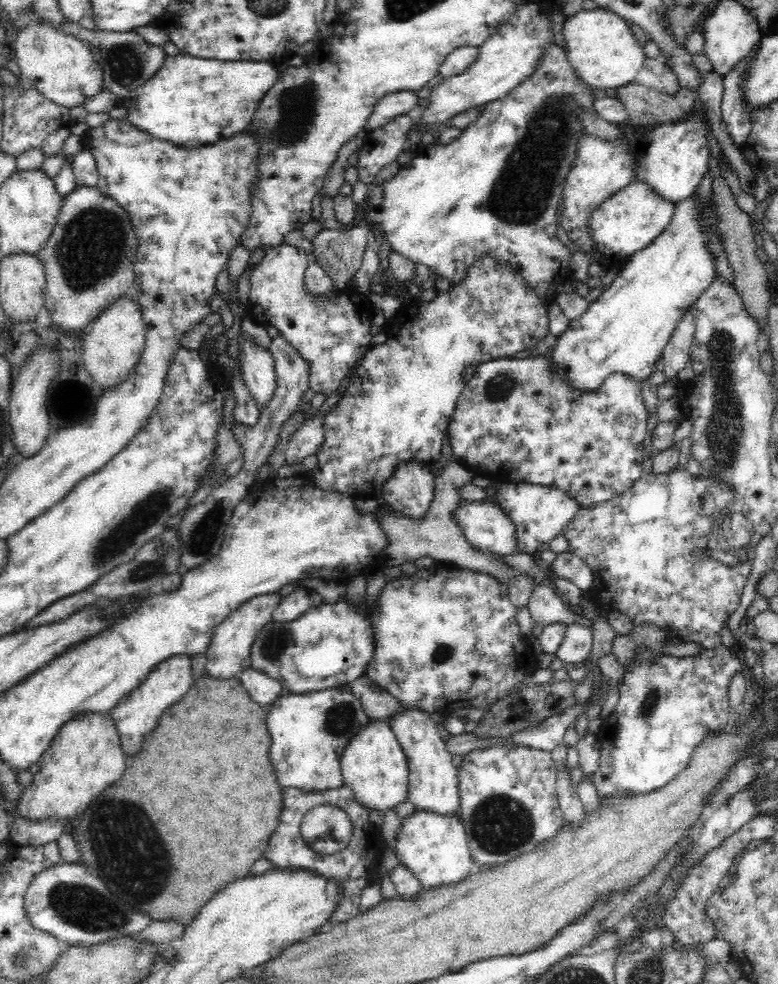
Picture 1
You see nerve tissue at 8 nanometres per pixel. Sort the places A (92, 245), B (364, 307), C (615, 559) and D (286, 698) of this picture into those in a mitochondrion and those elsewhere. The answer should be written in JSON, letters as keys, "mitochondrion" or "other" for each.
{"A":"mitochondrion","B":"other","C":"other","D":"other"}

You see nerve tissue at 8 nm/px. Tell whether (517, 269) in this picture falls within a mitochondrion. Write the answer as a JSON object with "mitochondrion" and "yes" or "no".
{"mitochondrion":"no"}

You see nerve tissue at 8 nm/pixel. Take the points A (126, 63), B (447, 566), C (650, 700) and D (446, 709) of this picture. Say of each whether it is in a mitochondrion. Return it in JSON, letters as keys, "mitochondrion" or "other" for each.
{"A":"mitochondrion","B":"other","C":"mitochondrion","D":"other"}

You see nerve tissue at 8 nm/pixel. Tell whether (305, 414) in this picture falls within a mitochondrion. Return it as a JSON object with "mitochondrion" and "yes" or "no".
{"mitochondrion":"no"}

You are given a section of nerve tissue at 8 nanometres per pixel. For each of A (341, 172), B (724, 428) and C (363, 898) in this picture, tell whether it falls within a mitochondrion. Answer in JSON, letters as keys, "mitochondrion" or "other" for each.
{"A":"other","B":"mitochondrion","C":"other"}

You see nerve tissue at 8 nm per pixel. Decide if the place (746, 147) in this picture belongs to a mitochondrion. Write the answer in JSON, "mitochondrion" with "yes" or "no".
{"mitochondrion":"no"}

